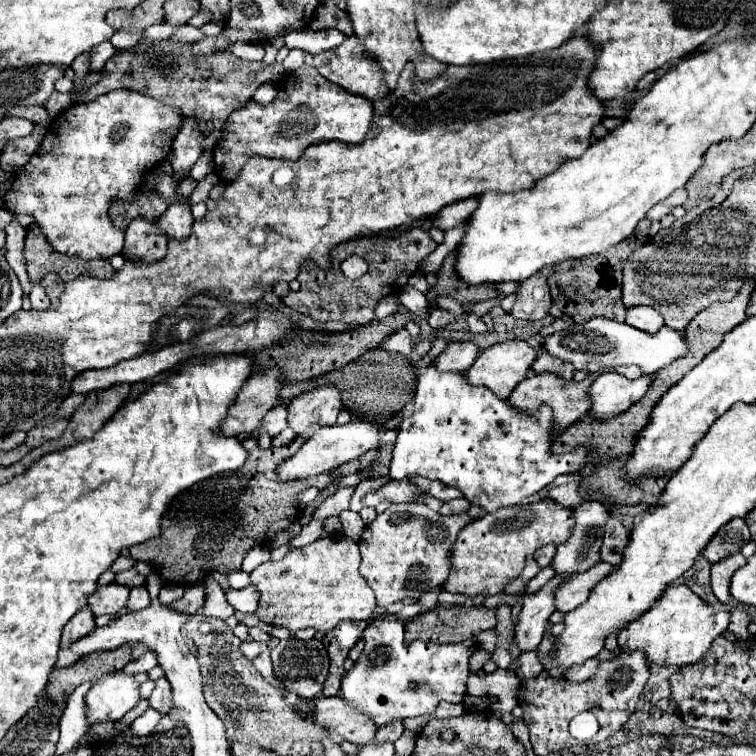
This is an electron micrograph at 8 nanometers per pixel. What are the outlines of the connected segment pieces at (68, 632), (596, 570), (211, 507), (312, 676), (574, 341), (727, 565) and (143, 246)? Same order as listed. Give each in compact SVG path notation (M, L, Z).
M83 607L63 629L63 637L61 637L61 647L67 647L69 643L89 635L91 631L95 631L97 625L95 625L95 615L89 607Z
M601 561L595 567L591 567L589 571L583 571L583 573L573 575L567 583L563 583L557 589L557 595L555 595L555 599L557 599L557 603L555 603L557 605L557 611L567 613L567 611L573 611L575 607L583 605L587 601L589 593L593 591L593 587L601 579L605 579L609 573L613 573L613 569L615 569L613 565Z
M299 435L285 447L261 449L257 441L245 439L249 449L249 459L243 467L231 473L221 473L197 483L193 489L181 493L177 501L171 503L167 517L163 519L163 531L145 543L133 545L123 555L137 561L151 563L163 579L177 585L201 583L211 571L223 575L241 569L241 561L253 547L267 547L267 543L279 533L289 529L297 521L297 507L293 499L309 487L325 489L333 483L339 473L323 473L319 477L281 481L277 475L279 465L295 455L299 447L309 439L309 435Z
M295 637L281 639L273 649L271 649L271 659L273 659L273 669L275 675L283 681L287 691L295 691L299 697L313 699L319 697L323 691L323 681L329 671L329 655L325 651L325 645L317 639L311 641L301 641Z
M603 317L603 319L591 319L587 323L575 323L565 331L553 333L545 337L543 347L549 351L549 355L573 363L575 369L579 371L601 373L609 367L637 365L641 367L643 373L657 373L659 369L677 361L681 355L687 355L689 341L685 339L685 333L675 331L671 327L661 327L657 333L645 333L627 323Z
M737 553L737 555L729 555L727 559L721 559L721 561L717 561L717 563L713 563L711 565L711 587L713 587L713 593L715 593L715 597L721 601L721 603L725 603L725 601L729 601L729 585L731 585L731 577L733 577L733 573L739 569L739 567L743 567L747 563L747 559L741 555L741 553Z
M137 217L125 229L125 247L123 257L131 261L157 261L167 253L169 237L157 227L155 221L147 221L145 217Z

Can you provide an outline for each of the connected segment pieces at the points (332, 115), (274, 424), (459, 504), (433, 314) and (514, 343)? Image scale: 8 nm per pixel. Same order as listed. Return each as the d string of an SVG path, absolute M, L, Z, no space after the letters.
M303 65L287 73L287 81L279 85L277 97L269 105L249 99L241 109L235 109L223 127L221 139L213 149L215 173L219 179L235 179L249 155L265 155L273 159L297 161L311 145L331 139L343 143L361 143L371 127L373 103L361 95L325 81L315 67Z
M277 405L273 407L261 421L261 425L265 427L265 431L273 437L279 435L285 427L287 427L287 407L285 405Z
M455 499L455 501L443 501L439 513L441 515L449 515L449 513L461 513L461 511L469 511L469 503L465 499Z
M437 305L431 307L431 311L429 311L429 325L431 325L433 329L445 327L445 325L449 325L453 319L455 319L455 317L453 317L451 311L441 309L441 307L437 307Z
M519 337L491 345L489 349L481 351L481 355L473 363L473 367L467 371L467 379L471 385L483 385L483 387L491 389L501 399L509 397L511 391L515 389L515 385L529 375L531 365L537 359L537 355L539 355L539 351L533 349L525 339L519 339Z

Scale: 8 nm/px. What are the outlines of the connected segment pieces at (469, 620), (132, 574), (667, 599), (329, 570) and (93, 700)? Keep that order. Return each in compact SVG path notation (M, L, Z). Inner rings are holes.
M457 607L433 609L415 619L405 627L405 641L415 639L431 643L459 643L473 639L481 629L495 627L495 609L479 607Z
M127 569L115 575L115 583L127 585L127 587L137 587L137 585L145 585L145 577L139 575L137 569Z
M669 585L655 605L645 611L639 619L629 623L629 627L619 631L621 649L639 649L651 663L659 665L689 665L699 661L705 651L709 651L715 637L719 637L729 625L729 609L713 609L699 595L695 595L687 585Z
M331 535L331 537L321 537L305 547L293 549L287 553L281 561L267 561L259 565L251 573L251 583L259 589L261 599L257 607L257 615L261 621L269 625L279 625L287 627L291 631L313 627L315 631L327 633L331 631L339 621L351 619L351 621L371 621L375 615L375 595L373 589L365 583L365 579L359 575L359 547L353 539L345 535Z
M123 669L99 677L85 697L89 723L119 721L139 703L139 685L135 675L129 675Z

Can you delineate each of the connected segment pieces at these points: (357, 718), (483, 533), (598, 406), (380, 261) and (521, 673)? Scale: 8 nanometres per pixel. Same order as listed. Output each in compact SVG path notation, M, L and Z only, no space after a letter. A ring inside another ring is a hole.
M321 697L315 701L315 721L327 727L345 741L365 745L377 735L377 725L371 717L351 707L343 697Z
M539 499L527 505L505 507L495 513L487 513L461 531L453 545L453 573L443 583L445 591L475 595L497 595L505 589L509 579L515 579L523 567L527 555L533 555L543 545L561 545L571 537L575 527L575 515L571 507L563 507L553 499Z
M613 371L601 373L589 389L593 415L601 419L605 415L619 415L627 411L633 403L637 403L637 399L641 399L649 391L653 377L655 375L641 375L639 379L627 379L625 375Z
M421 227L411 229L407 233L401 233L397 237L383 237L383 235L375 235L375 237L361 237L361 239L353 239L347 243L337 245L331 251L331 269L321 269L319 265L315 265L311 259L307 259L301 265L299 277L297 281L301 283L301 291L297 293L287 293L283 303L293 309L299 311L303 315L311 315L311 319L315 321L345 321L345 323L369 323L375 319L375 307L379 303L379 287L391 287L391 289L401 289L407 285L409 277L417 273L419 263L437 247L437 243L429 237L429 233ZM353 253L361 253L361 257L369 263L369 271L357 279L351 281L343 275L343 271L339 269L339 265L351 257Z
M538 649L525 653L524 656L519 658L517 675L522 680L535 678L544 670L538 658Z

